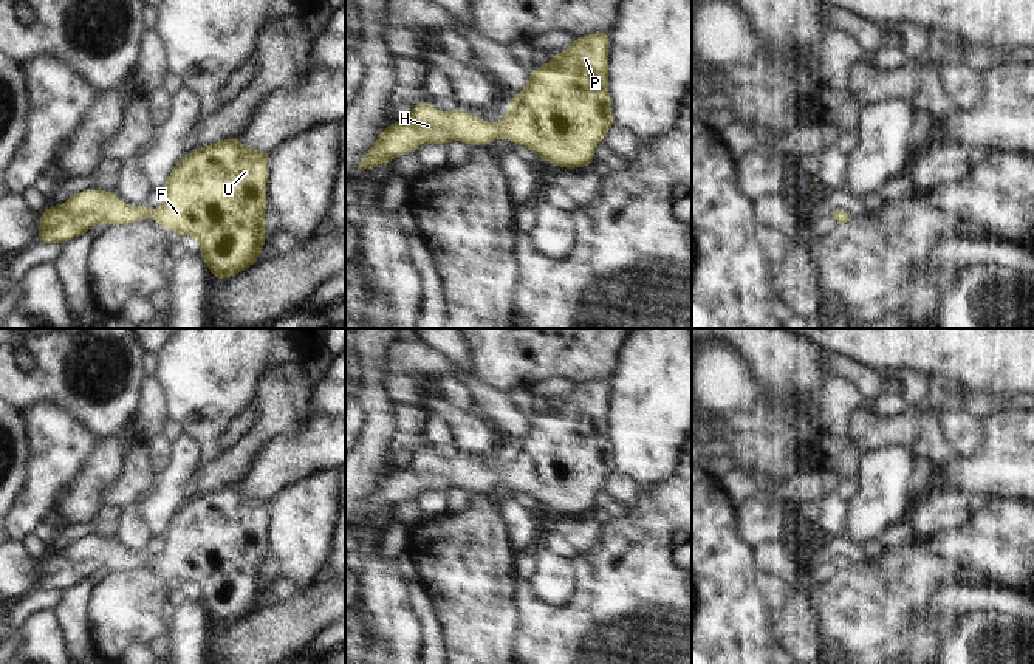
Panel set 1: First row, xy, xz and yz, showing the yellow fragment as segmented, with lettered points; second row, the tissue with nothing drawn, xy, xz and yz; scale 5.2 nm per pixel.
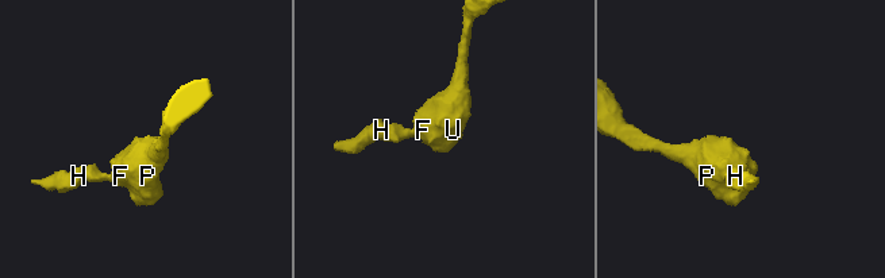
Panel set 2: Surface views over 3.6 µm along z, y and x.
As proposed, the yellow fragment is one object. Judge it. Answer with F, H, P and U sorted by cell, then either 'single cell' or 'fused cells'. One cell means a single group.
F H P U; single cell

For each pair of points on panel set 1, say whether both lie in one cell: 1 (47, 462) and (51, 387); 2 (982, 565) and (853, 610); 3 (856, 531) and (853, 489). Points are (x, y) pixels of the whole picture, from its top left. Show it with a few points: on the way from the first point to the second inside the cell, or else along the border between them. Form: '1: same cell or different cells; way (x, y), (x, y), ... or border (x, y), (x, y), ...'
1: different cells; border (23, 409), (36, 403), (53, 401), (79, 423)
2: same cell; way (949, 561), (940, 561), (914, 573), (886, 595)
3: different cells; border (856, 479), (859, 491), (849, 502)

